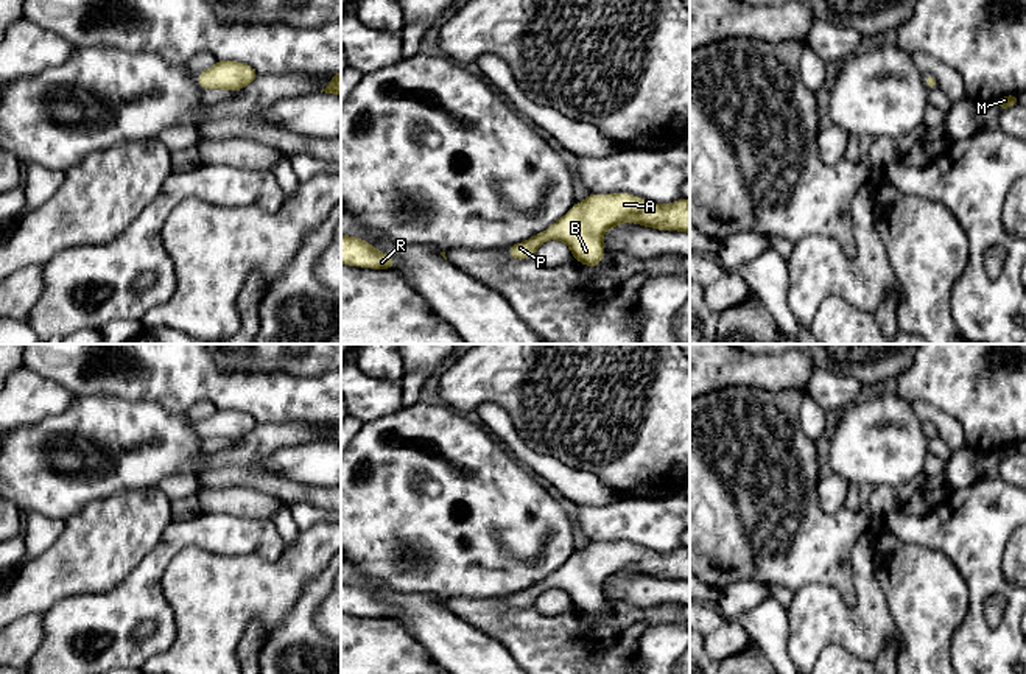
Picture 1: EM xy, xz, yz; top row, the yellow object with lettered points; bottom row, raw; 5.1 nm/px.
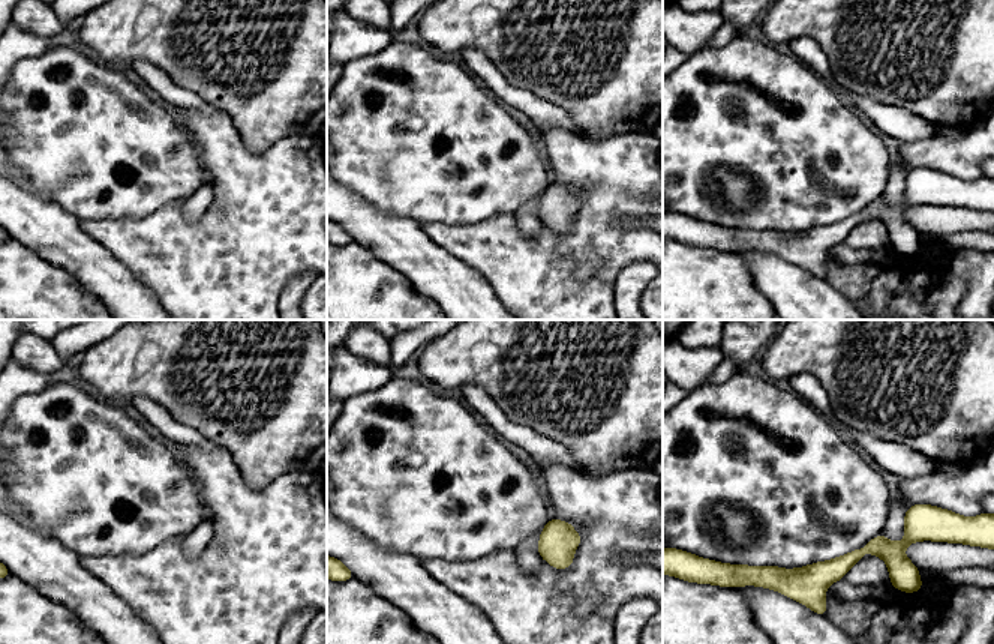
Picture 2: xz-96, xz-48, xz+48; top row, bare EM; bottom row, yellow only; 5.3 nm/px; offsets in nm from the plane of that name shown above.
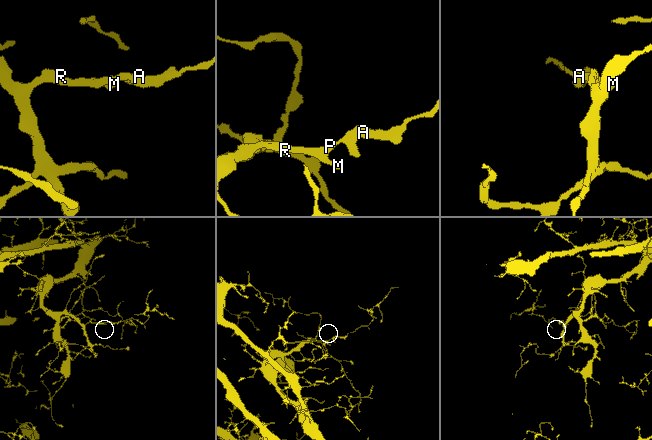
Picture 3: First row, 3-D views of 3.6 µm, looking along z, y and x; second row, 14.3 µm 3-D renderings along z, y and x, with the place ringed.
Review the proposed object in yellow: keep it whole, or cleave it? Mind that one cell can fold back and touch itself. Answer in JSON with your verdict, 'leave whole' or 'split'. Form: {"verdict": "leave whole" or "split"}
{"verdict": "leave whole"}

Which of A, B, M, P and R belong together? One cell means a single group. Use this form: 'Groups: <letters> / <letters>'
Groups: A B M P R

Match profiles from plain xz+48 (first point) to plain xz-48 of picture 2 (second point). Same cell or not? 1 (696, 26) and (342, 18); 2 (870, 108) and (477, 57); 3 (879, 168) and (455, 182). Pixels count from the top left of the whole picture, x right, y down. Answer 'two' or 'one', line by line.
1: one
2: one
3: one

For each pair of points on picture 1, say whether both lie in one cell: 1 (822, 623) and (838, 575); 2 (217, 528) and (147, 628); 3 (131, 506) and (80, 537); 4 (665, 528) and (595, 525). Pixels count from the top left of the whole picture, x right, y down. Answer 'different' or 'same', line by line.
1: different
2: different
3: same
4: same

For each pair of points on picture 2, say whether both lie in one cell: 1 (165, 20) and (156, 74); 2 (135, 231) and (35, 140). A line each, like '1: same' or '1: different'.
1: different
2: different

